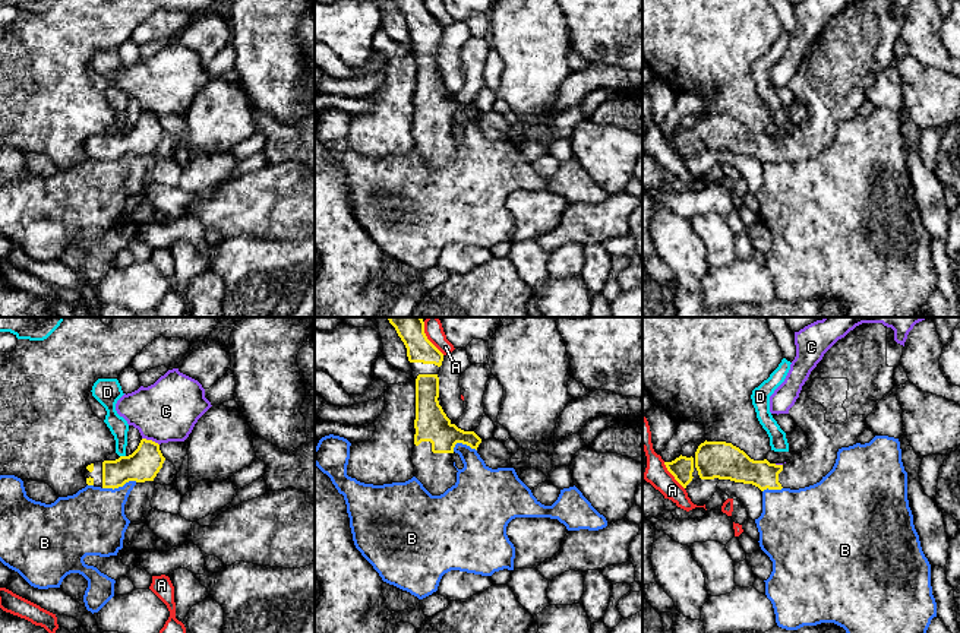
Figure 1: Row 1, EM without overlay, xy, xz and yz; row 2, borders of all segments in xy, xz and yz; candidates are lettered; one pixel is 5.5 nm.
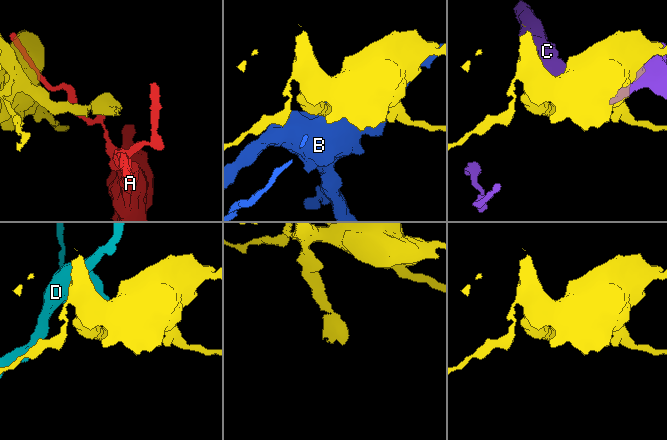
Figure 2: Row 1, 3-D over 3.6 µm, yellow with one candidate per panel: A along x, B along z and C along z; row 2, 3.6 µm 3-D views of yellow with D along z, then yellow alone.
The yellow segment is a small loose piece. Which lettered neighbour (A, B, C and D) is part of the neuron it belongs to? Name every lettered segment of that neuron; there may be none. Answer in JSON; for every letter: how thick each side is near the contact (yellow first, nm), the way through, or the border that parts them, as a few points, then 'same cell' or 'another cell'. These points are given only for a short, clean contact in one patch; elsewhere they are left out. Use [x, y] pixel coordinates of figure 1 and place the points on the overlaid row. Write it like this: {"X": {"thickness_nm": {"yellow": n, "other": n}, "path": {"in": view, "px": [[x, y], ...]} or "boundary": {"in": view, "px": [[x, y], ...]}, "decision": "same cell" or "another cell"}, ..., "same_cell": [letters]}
{"A": {"thickness_nm": {"yellow": 120, "other": 130}, "boundary": {"in": "yz", "px": [[663, 462], [684, 489]]}, "decision": "another cell"}, "B": {"thickness_nm": {"yellow": 180, "other": 360}, "decision": "another cell"}, "C": {"thickness_nm": {"yellow": 180, "other": 340}, "decision": "another cell"}, "D": {"thickness_nm": {"yellow": 180, "other": 110}, "boundary": {"in": "xy", "px": [[120, 455], [125, 456]]}, "decision": "another cell"}, "same_cell": []}

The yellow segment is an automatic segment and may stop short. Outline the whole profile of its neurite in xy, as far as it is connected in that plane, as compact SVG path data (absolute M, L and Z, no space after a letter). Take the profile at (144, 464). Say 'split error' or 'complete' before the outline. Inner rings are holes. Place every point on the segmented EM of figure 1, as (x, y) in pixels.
split error; M142 439L138 449L129 456L88 465L85 469L86 484L114 490L129 481L154 481L164 460L160 444Z

